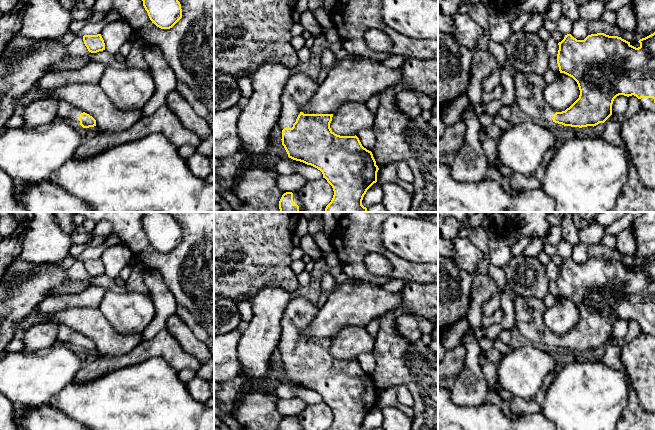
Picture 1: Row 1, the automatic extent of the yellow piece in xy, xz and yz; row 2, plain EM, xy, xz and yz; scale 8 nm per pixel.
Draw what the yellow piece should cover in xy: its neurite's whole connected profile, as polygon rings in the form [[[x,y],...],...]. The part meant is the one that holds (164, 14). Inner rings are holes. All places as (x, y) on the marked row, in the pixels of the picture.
[[[142,0],[152,23],[161,29],[172,28],[181,18],[182,9],[178,0]]]

